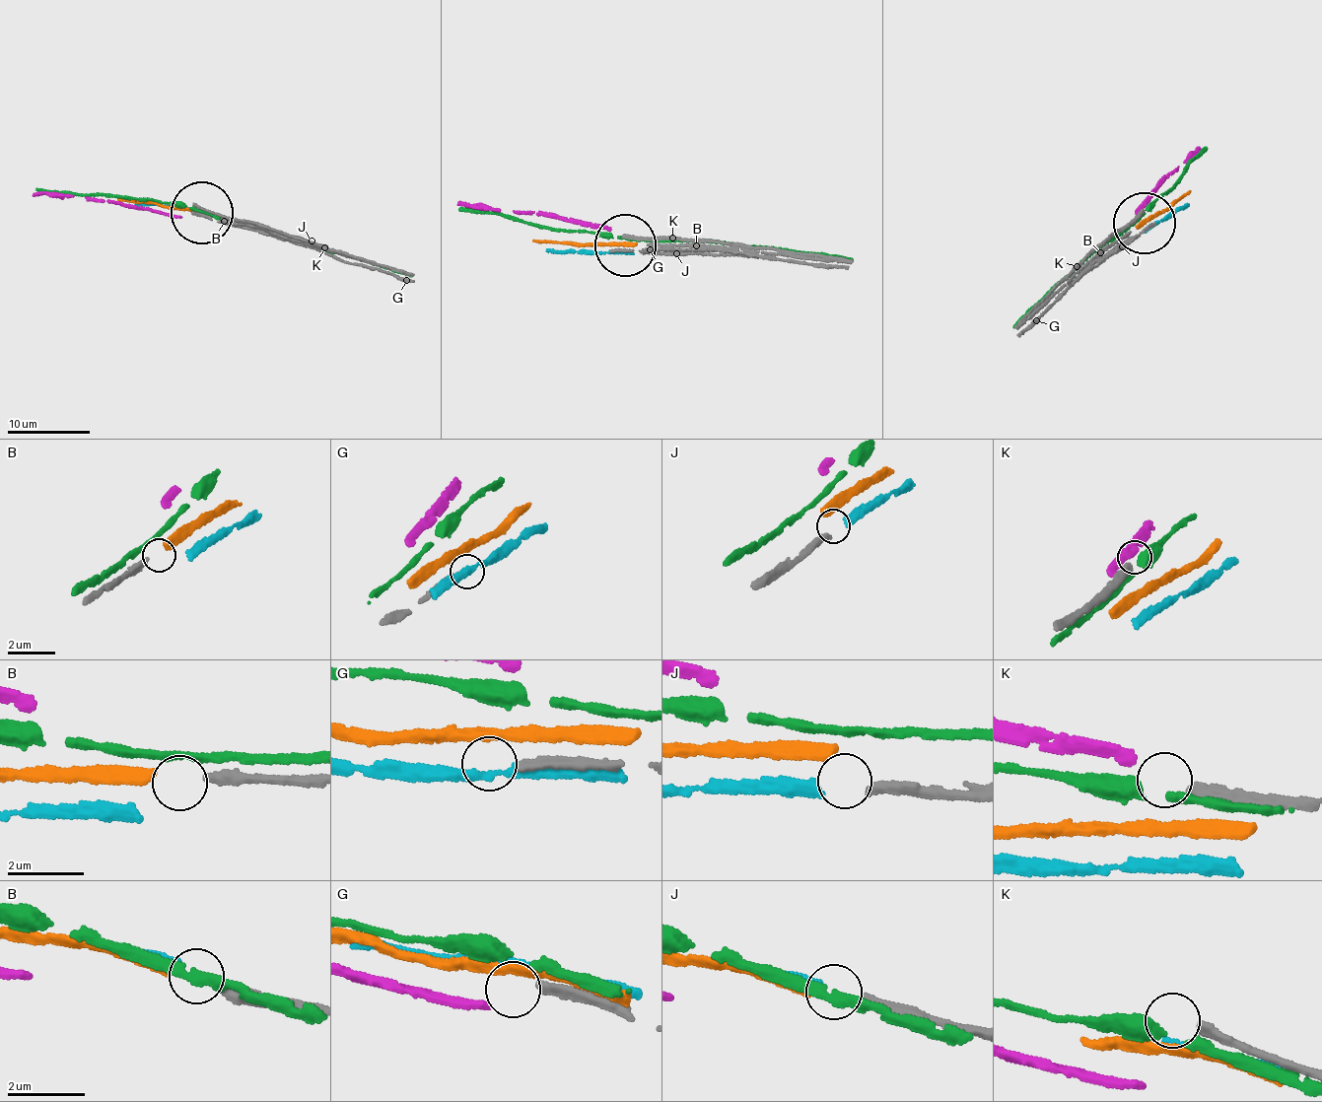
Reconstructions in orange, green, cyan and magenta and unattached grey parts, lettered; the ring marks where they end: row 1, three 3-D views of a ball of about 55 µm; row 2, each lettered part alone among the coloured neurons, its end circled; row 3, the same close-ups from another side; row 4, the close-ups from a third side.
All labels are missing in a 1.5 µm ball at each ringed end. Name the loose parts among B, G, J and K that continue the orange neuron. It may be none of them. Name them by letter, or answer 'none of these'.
B

